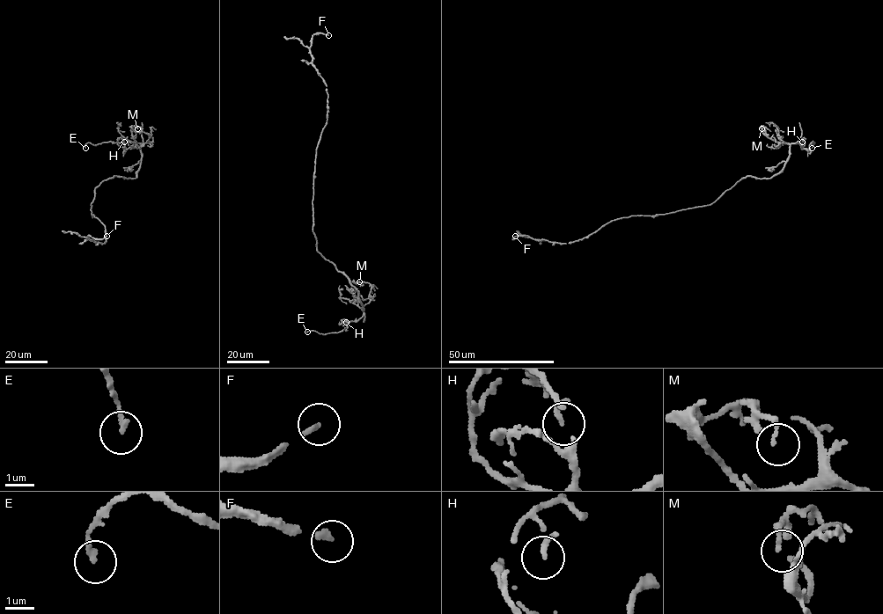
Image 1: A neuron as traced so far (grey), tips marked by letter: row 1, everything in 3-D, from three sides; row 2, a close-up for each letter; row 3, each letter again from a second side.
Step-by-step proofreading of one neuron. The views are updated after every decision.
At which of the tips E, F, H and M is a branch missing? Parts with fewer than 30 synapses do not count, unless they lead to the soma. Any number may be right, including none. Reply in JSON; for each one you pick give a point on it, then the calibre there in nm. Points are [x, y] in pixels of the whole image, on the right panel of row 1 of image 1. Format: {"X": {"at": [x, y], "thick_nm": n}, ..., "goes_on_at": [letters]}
{"F": {"at": [515, 236], "thick_nm": 180}, "goes_on_at": ["F"]}

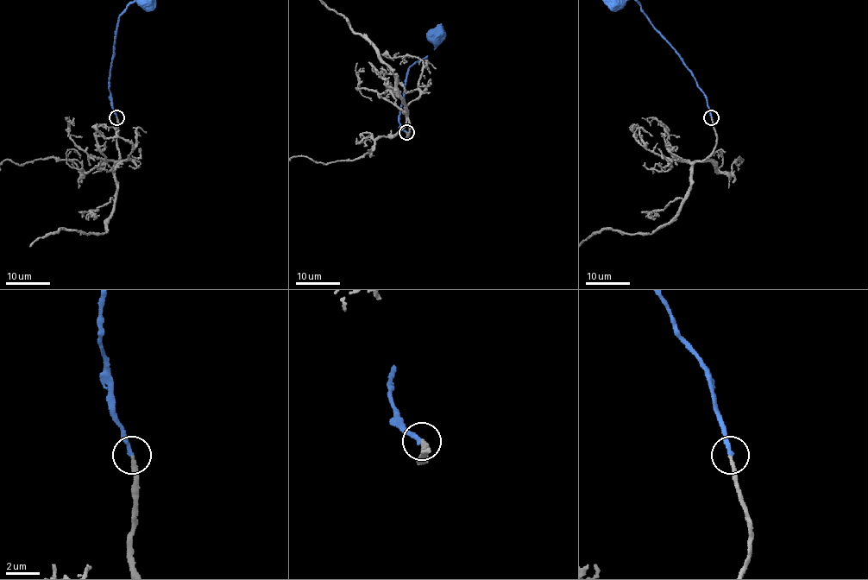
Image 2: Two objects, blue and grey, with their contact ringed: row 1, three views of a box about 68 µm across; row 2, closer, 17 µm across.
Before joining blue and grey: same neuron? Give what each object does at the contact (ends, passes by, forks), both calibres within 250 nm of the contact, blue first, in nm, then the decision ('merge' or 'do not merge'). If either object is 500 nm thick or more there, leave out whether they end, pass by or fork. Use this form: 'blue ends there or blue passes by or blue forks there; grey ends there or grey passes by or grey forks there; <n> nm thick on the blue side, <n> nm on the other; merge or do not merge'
blue ends there; grey ends there; 240 nm thick on the blue side, 240 nm on the other; merge

